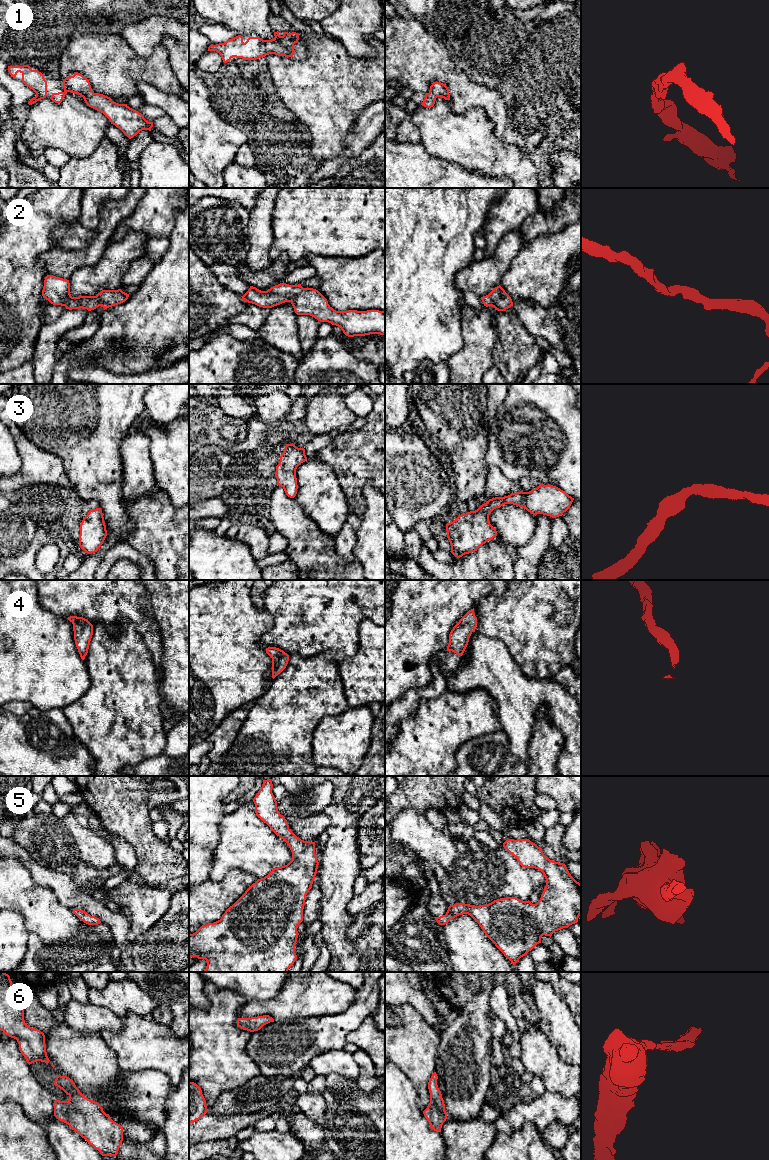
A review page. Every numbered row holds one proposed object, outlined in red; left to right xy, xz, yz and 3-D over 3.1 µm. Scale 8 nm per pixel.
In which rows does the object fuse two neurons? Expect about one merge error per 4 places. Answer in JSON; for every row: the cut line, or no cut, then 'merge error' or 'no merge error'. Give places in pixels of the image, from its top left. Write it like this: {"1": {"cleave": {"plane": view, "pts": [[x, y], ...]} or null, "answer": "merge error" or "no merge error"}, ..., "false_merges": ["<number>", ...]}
{"1": {"cleave": null, "answer": "no merge error"}, "2": {"cleave": null, "answer": "no merge error"}, "3": {"cleave": null, "answer": "no merge error"}, "4": {"cleave": null, "answer": "no merge error"}, "5": {"cleave": null, "answer": "no merge error"}, "6": {"cleave": null, "answer": "no merge error"}, "false_merges": []}

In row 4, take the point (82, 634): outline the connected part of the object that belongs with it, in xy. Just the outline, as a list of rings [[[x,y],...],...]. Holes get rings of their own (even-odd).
[[[70,616],[67,619],[73,624],[75,644],[81,659],[84,660],[93,635],[93,625],[83,617]]]

